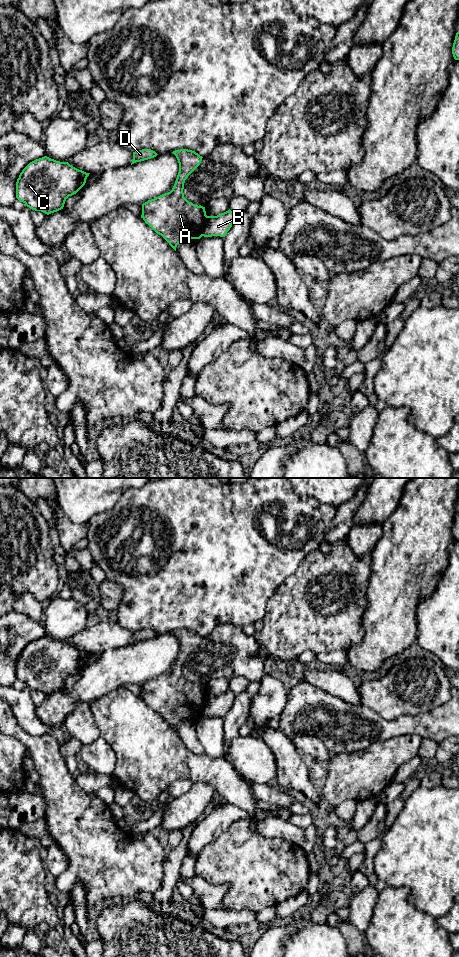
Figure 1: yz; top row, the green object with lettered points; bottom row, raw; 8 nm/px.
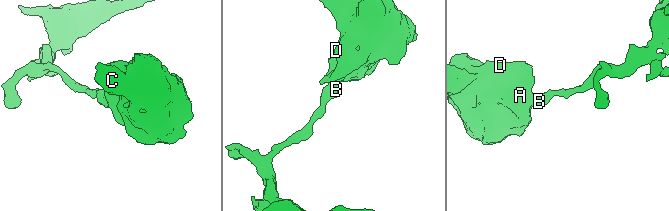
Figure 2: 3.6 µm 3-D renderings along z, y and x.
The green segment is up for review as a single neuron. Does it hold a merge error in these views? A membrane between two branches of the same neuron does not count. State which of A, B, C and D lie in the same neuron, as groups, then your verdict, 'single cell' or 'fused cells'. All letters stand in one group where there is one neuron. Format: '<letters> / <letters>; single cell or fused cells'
A C D / B; fused cells

